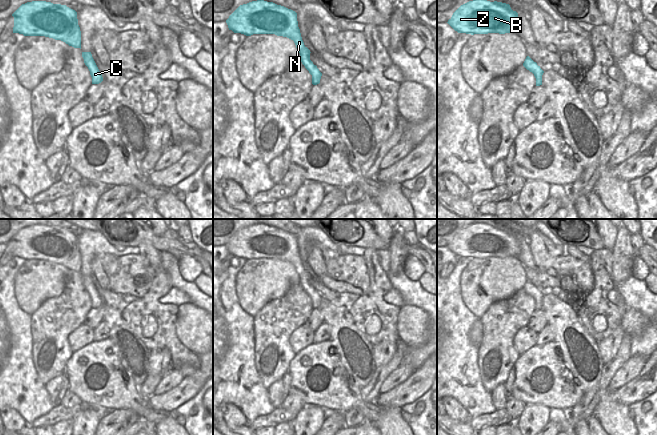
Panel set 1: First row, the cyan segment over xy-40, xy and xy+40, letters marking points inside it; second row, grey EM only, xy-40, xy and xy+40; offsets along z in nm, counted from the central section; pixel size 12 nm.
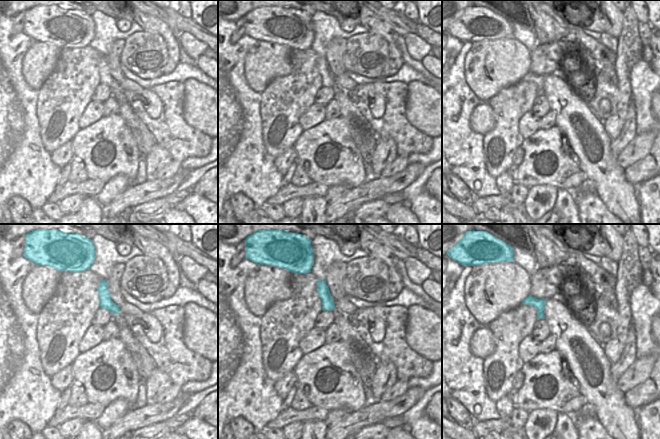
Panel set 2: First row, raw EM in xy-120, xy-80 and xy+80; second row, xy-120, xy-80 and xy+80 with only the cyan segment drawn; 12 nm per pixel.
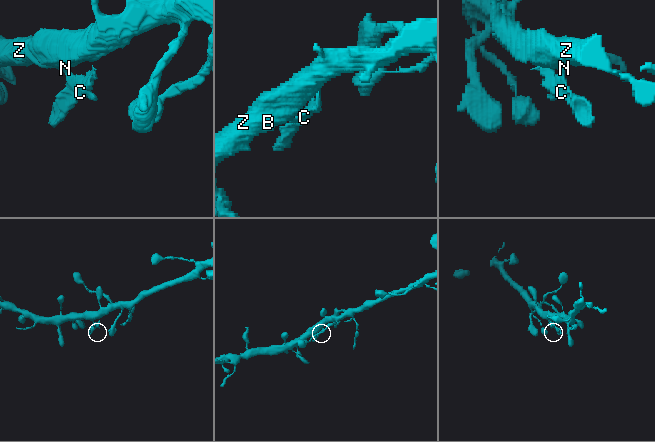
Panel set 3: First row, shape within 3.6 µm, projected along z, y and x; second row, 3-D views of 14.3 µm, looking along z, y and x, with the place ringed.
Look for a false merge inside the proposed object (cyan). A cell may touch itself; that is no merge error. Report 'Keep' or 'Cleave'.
Cleave.

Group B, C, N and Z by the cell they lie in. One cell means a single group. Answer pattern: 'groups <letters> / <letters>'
groups B N Z / C

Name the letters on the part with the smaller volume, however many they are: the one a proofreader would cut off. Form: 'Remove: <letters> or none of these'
Remove: C

